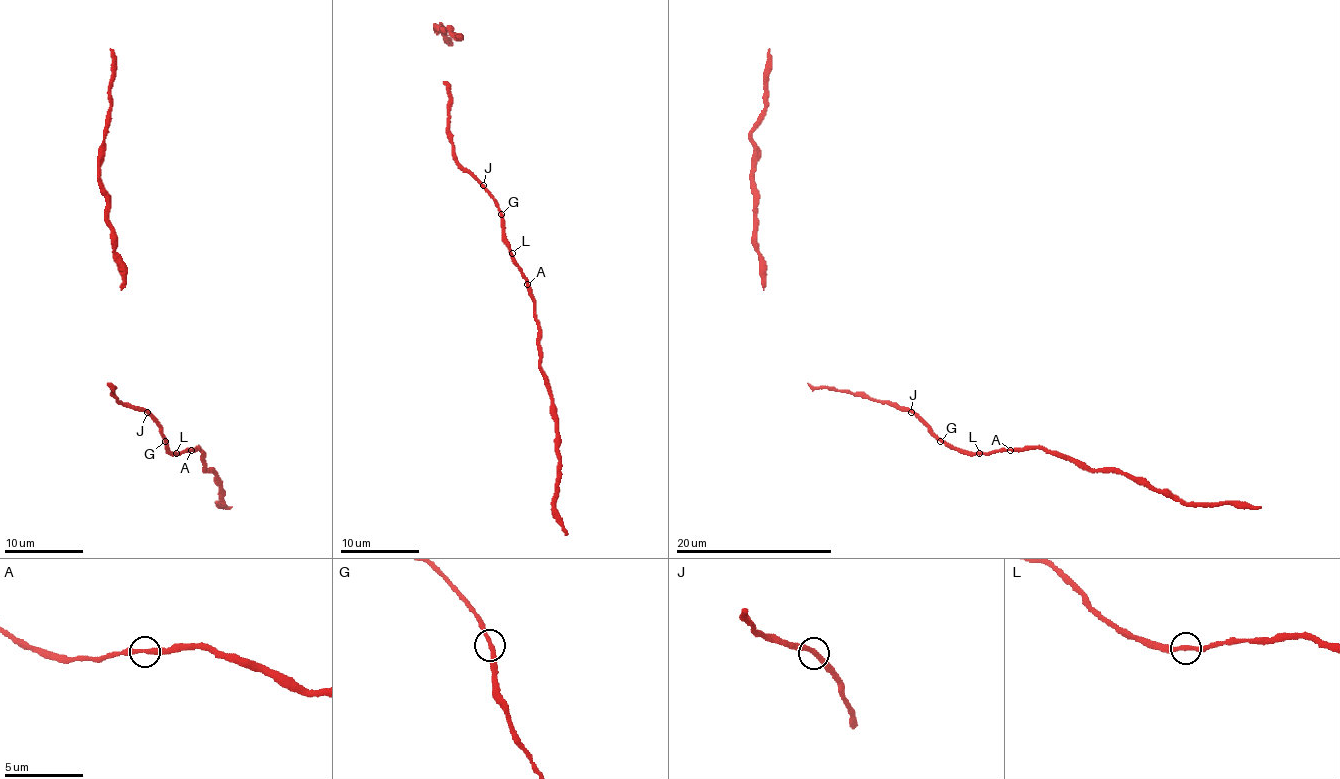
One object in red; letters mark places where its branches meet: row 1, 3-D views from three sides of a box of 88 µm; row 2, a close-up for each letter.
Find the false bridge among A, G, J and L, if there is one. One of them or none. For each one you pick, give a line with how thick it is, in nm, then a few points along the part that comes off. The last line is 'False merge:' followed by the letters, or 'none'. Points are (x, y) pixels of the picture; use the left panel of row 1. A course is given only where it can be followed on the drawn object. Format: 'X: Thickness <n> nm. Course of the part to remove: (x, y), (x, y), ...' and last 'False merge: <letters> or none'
False merge: none

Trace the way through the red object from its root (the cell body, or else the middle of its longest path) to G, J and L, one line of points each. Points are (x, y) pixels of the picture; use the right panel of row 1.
G: (887, 402), (907, 408), (940, 441)
J: (887, 402), (911, 412)
L: (887, 402), (907, 408), (944, 443), (979, 453)

